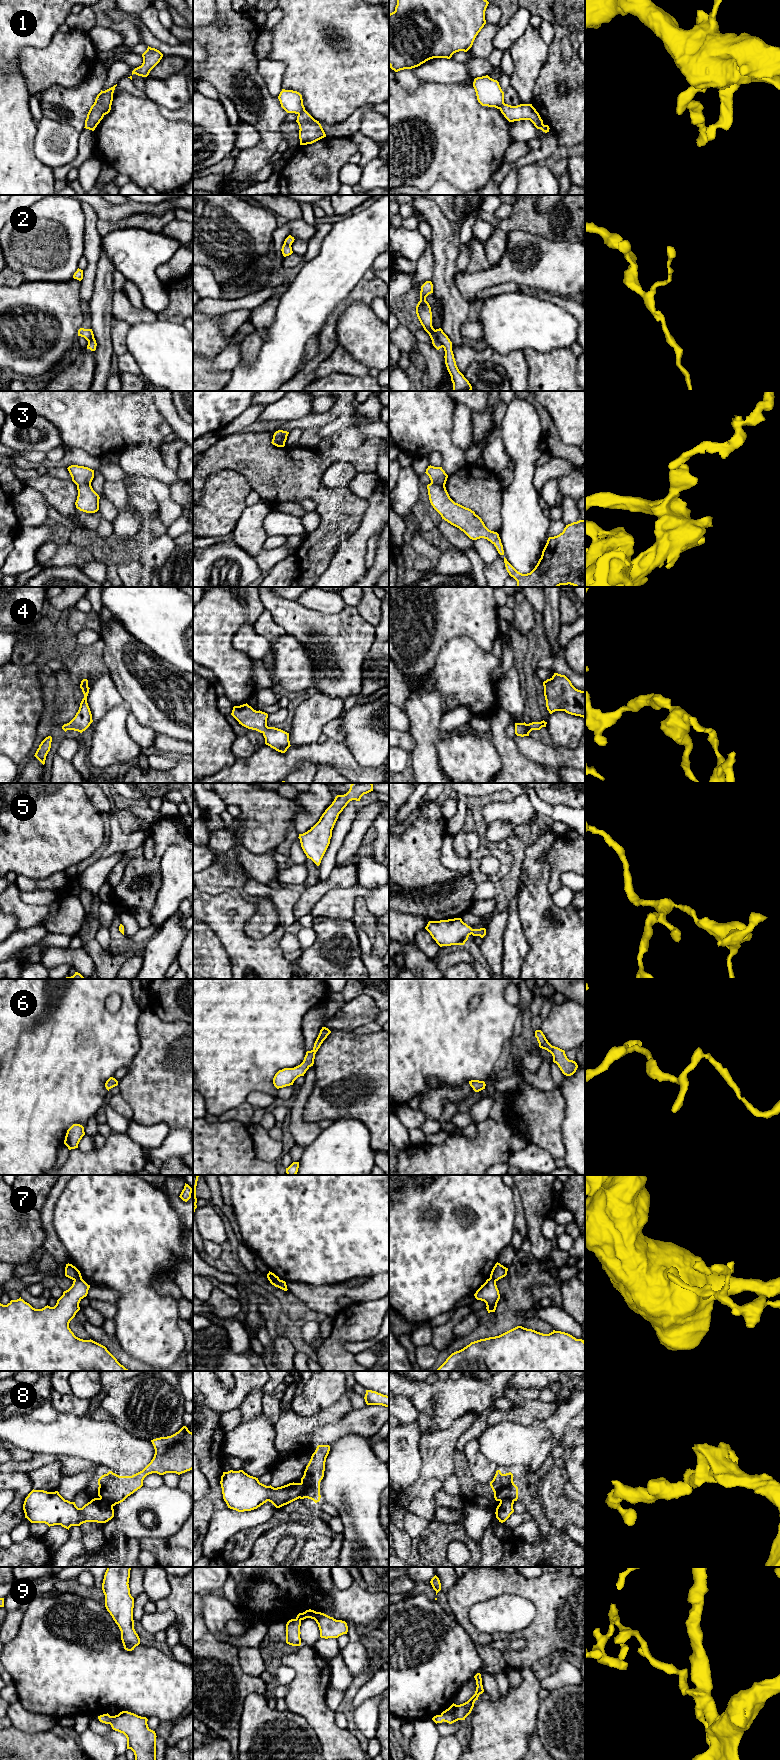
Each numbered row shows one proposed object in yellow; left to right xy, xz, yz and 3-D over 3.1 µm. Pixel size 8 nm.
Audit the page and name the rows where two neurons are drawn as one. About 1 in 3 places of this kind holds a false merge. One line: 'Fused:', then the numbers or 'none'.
Fused: 1, 2, 3, 7, 8

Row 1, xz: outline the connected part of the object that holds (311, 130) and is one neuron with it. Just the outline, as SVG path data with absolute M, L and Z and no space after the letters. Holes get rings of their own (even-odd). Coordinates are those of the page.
M306 110L298 114L296 122L300 129L300 145L312 144L326 137L319 121L315 120Z

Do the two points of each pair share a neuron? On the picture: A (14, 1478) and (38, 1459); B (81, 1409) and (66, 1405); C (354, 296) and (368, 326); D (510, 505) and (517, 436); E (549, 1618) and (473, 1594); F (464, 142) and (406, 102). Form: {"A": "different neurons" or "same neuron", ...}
{"A": "different neurons", "B": "same neuron", "C": "different neurons", "D": "same neuron", "E": "same neuron", "F": "same neuron"}

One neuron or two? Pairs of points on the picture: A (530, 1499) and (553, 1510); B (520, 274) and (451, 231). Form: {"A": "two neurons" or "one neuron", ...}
{"A": "two neurons", "B": "two neurons"}

